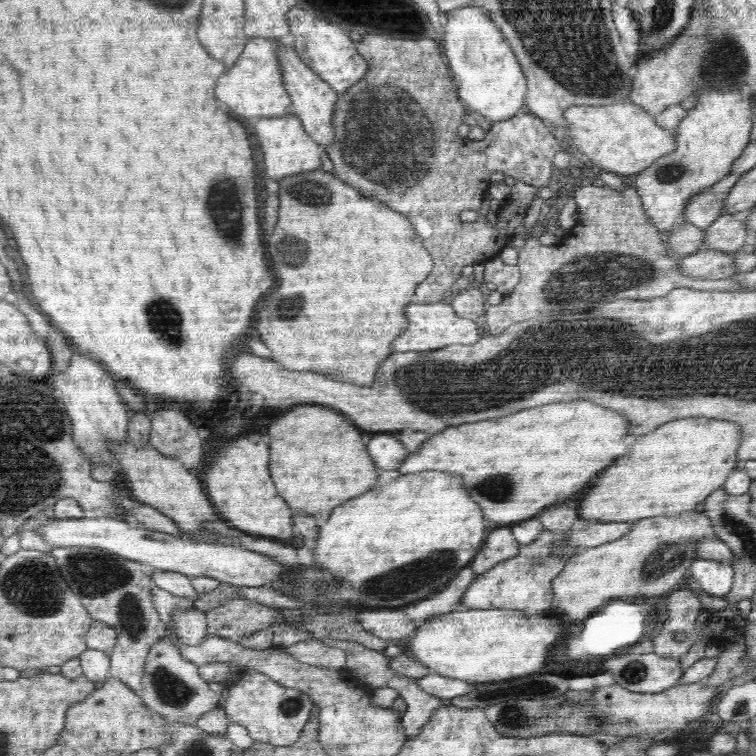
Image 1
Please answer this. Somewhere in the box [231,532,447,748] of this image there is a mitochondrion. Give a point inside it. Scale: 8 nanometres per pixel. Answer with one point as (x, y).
(300, 581)

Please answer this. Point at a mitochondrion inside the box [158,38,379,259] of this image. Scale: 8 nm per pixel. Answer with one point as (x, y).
(220, 188)

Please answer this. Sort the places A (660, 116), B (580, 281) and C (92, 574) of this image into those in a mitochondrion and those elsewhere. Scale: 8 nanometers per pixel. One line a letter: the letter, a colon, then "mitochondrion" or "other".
A: other
B: mitochondrion
C: mitochondrion

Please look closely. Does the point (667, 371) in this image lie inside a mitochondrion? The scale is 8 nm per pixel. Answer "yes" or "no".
yes

